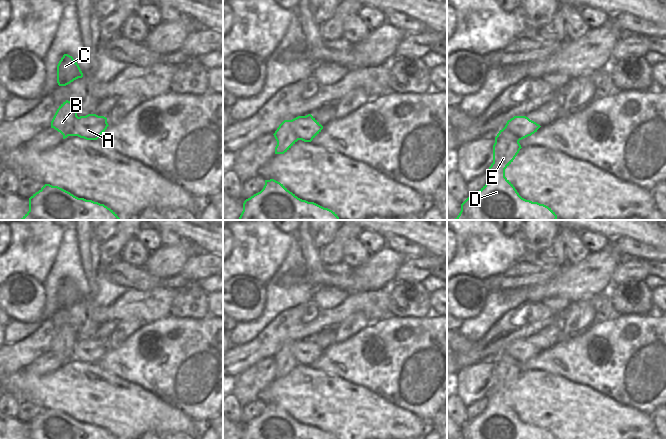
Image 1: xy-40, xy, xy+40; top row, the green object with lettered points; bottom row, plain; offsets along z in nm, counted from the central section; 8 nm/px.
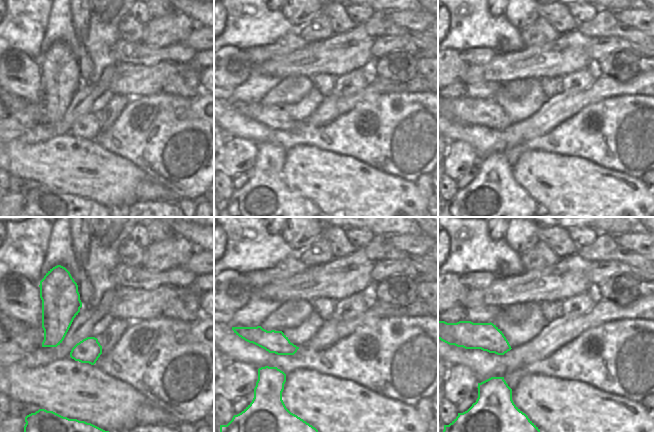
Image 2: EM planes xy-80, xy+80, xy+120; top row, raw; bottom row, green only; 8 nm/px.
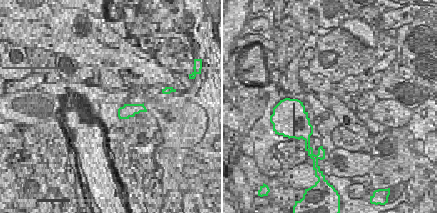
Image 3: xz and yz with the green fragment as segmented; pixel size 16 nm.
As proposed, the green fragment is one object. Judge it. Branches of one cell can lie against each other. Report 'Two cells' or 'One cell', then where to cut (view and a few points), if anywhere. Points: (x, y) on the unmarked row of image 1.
One cell. No split

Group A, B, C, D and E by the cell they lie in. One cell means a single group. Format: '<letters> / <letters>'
A B C D E

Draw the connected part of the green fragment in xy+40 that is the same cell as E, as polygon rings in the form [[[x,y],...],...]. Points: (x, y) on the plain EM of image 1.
[[[514,340],[507,345],[495,361],[487,407],[461,428],[459,439],[556,439],[548,430],[522,422],[505,401],[505,393],[522,372],[519,365],[540,351],[526,340]]]

